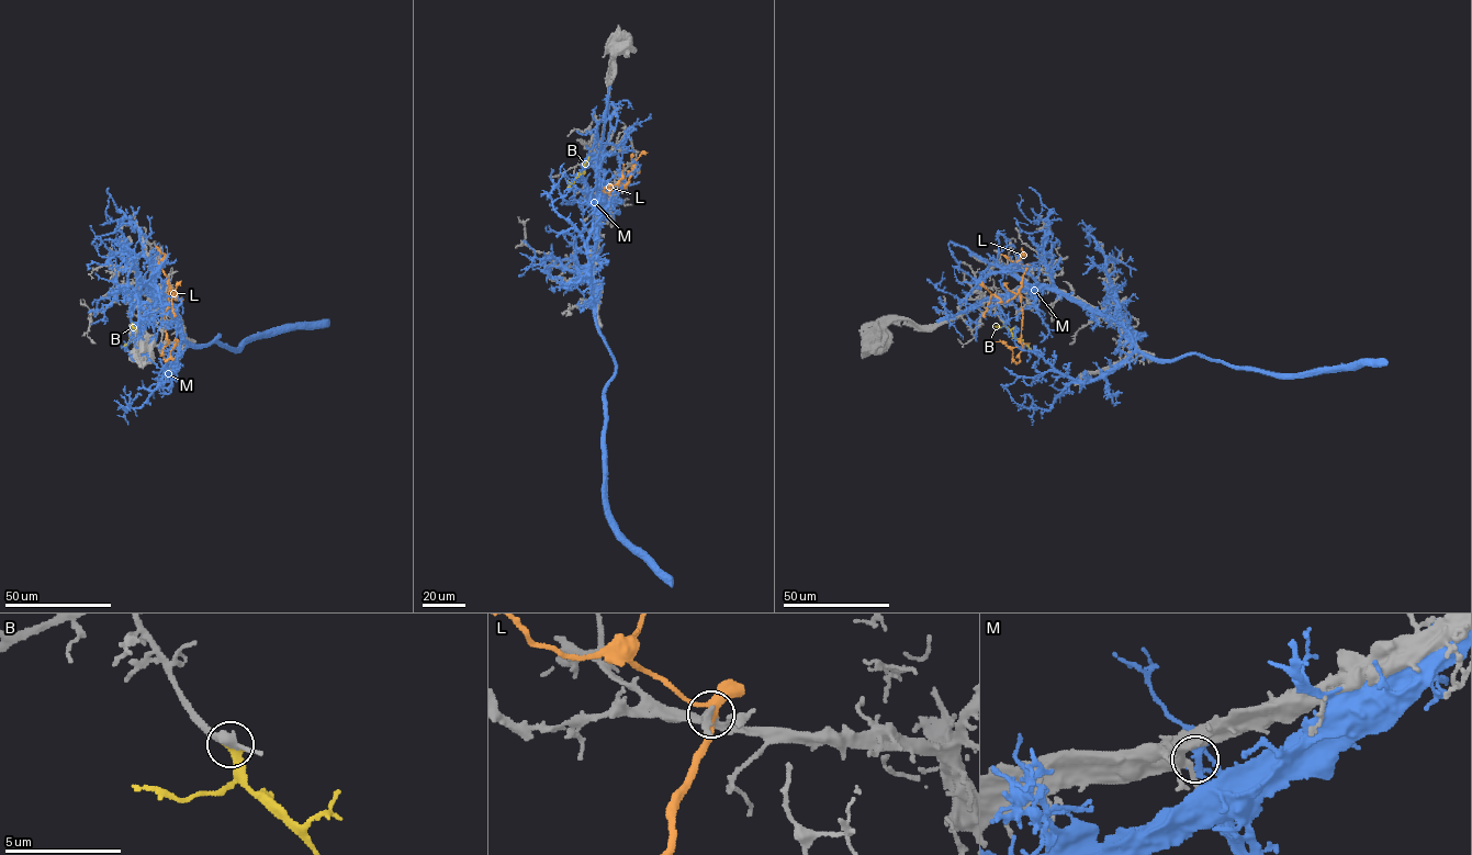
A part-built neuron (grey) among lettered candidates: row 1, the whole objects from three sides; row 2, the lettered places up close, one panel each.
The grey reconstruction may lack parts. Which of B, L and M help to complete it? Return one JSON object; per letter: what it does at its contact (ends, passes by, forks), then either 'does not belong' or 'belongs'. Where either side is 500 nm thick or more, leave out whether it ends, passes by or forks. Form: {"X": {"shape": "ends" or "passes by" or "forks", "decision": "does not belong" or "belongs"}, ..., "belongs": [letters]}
{"B": {"shape": "ends", "decision": "belongs"}, "L": {"shape": "forks", "decision": "does not belong"}, "M": {"shape": "ends", "decision": "does not belong"}, "belongs": ["B"]}

